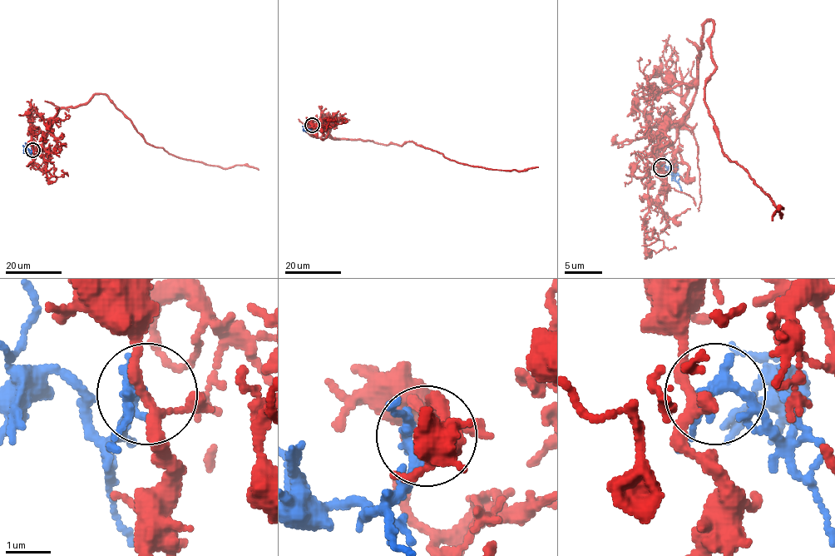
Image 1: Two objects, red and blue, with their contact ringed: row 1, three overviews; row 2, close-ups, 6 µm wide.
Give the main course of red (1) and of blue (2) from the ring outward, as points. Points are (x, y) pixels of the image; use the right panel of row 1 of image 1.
1: (660, 167), (657, 137), (687, 115), (711, 20), (709, 116), (722, 152), (782, 217), (782, 208), (772, 220)
2: (663, 167), (675, 172), (675, 154), (672, 148)

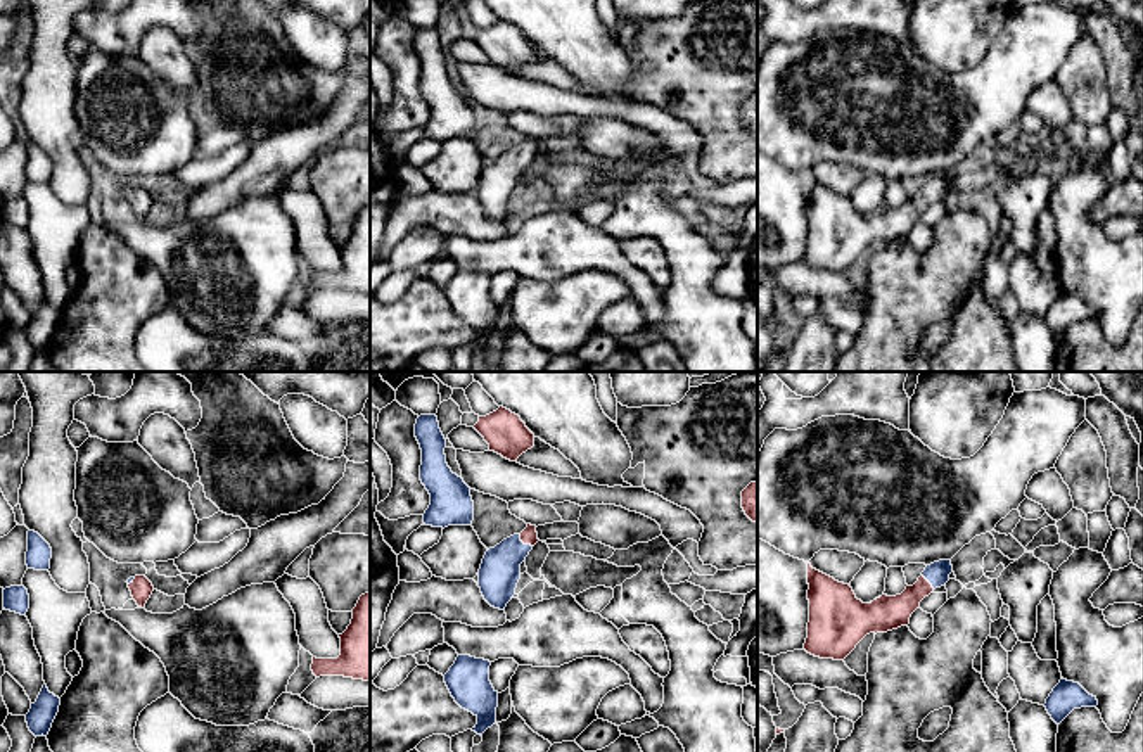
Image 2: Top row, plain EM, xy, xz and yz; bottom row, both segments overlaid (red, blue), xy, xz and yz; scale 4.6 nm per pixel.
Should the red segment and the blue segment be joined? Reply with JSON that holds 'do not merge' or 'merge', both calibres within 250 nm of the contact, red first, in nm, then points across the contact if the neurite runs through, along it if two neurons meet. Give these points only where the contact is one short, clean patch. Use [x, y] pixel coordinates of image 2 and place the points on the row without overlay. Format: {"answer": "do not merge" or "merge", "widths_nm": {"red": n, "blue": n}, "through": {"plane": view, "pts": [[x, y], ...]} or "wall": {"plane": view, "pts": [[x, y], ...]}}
{"answer": "merge", "widths_nm": {"red": 80, "blue": 190}, "through": {"plane": "xz", "pts": [[528, 149], [524, 156], [500, 184]]}}

